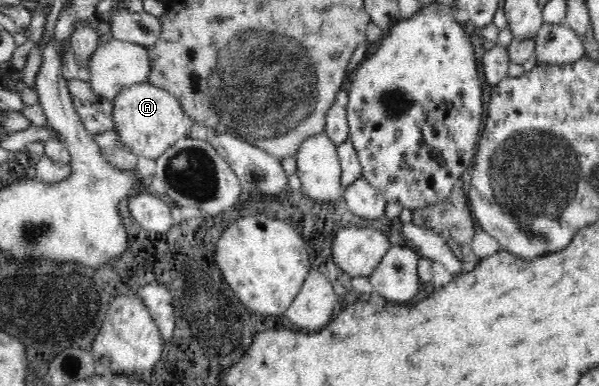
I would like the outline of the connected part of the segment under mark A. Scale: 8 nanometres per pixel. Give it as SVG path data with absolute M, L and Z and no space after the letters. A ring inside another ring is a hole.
M149 82L130 85L119 91L112 100L112 118L120 145L137 155L155 159L175 141L188 137L192 124L174 94Z

